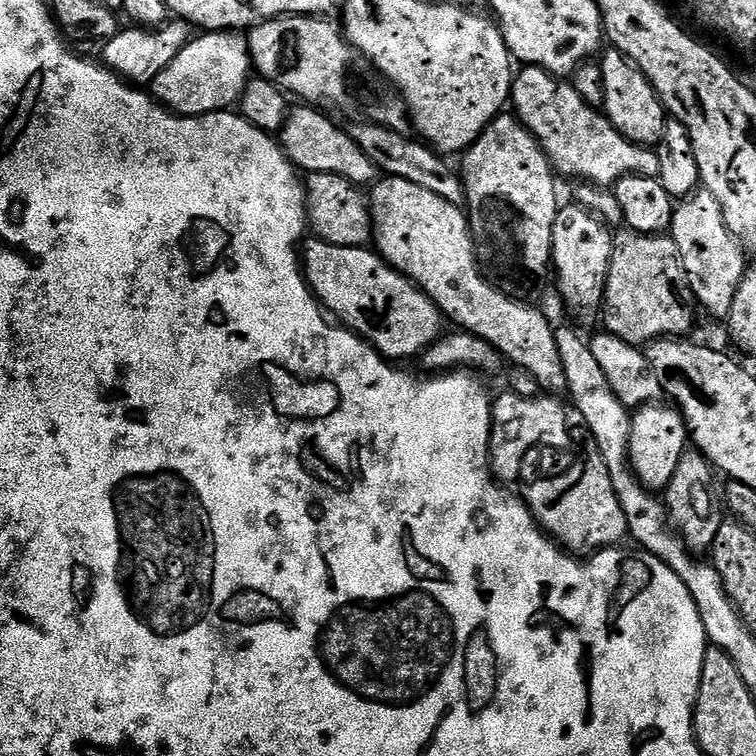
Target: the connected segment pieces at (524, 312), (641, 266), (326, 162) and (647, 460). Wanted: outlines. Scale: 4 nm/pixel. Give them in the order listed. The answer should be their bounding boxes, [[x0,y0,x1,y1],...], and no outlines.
[[370,176,568,398],[602,230,693,346],[278,106,378,186],[628,402,690,494]]

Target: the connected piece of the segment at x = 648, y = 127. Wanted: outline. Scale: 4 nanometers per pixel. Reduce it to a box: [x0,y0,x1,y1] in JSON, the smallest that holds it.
[598,47,669,149]

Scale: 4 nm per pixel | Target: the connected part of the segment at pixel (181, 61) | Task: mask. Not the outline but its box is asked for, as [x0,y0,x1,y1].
[150,30,252,116]

